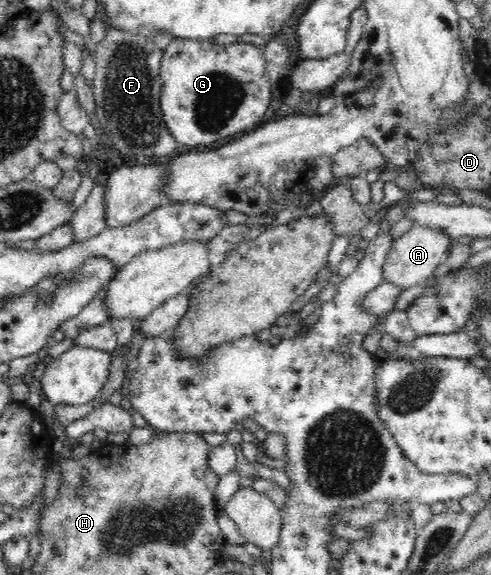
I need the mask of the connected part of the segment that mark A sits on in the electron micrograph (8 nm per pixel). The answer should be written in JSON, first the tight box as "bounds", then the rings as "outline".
{"bounds":[383,225,453,289],"outline":[[[413,225],[408,232],[394,240],[383,266],[385,281],[405,289],[411,286],[424,285],[424,282],[441,264],[443,258],[447,256],[447,252],[449,252],[449,248],[451,248],[453,242],[453,238],[441,229]]]}

